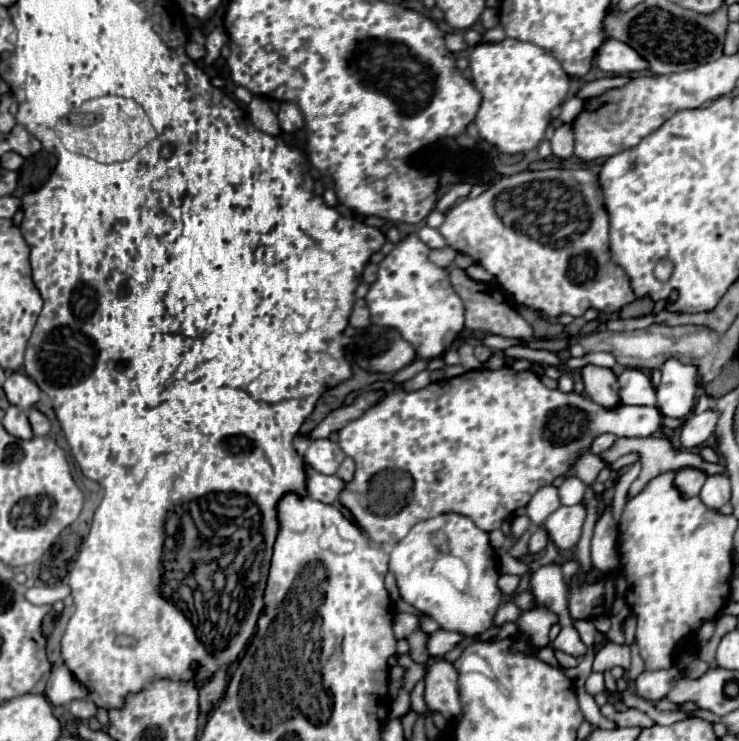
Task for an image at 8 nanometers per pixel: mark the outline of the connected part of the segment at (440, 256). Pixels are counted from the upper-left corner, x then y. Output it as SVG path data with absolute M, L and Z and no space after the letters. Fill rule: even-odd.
M443 247L443 249L433 249L433 251L429 253L429 259L431 259L435 265L439 265L439 267L449 267L449 265L453 263L455 255L457 255L455 249Z

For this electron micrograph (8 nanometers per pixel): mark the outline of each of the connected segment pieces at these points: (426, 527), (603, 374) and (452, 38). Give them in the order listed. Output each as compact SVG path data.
M453 513L417 523L409 535L393 547L389 571L395 575L399 593L409 605L423 615L433 617L441 629L461 633L463 637L483 635L489 631L493 627L493 615L505 597L497 585L499 571L493 557L493 547L489 545L489 533L479 529L469 517L459 517Z
M585 365L581 369L581 379L585 383L585 393L603 407L619 405L619 383L617 375L611 369Z
M451 33L451 35L447 35L447 47L449 47L451 51L459 53L459 51L465 51L469 45L465 43L463 35L459 35L459 33Z

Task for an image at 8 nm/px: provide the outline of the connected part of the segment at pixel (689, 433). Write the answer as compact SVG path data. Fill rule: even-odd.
M707 409L699 415L689 415L681 431L681 443L685 447L701 445L713 435L717 421L719 421L719 413L715 409Z

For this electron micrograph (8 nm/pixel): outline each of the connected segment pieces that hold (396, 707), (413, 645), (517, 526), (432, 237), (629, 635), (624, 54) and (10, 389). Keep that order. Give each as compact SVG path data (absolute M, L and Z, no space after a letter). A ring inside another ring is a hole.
M401 688L395 701L393 701L393 705L391 705L389 717L403 717L409 709L411 709L410 693Z
M415 629L409 637L407 637L407 643L409 643L409 655L415 663L419 665L425 665L427 659L429 659L429 653L425 649L425 641L427 641L427 635L421 633L419 629Z
M527 515L515 517L513 523L511 523L511 535L513 535L515 539L519 539L519 537L525 533L527 527L529 527L529 517L527 517Z
M423 227L423 229L419 231L419 239L423 239L429 247L443 247L443 245L445 245L445 241L443 241L443 237L437 233L437 229L431 229L431 227Z
M633 615L628 616L624 622L625 642L627 645L631 645L634 642L636 628L636 618Z
M615 39L603 41L603 45L597 49L595 63L601 71L613 75L629 75L647 69L647 61L643 61L629 45Z
M11 373L7 377L7 381L3 383L3 391L9 399L11 405L17 405L21 409L31 409L39 399L41 399L41 391L35 385L35 381L31 381L31 377L27 377L25 373Z

